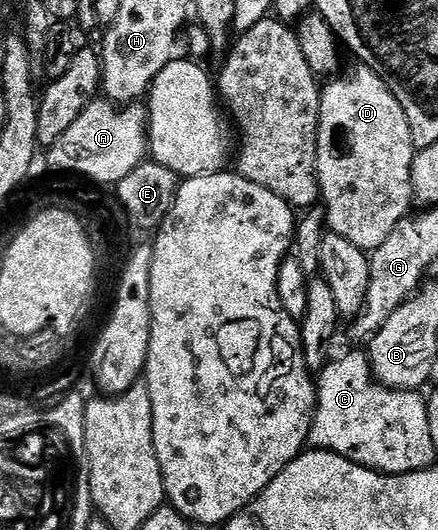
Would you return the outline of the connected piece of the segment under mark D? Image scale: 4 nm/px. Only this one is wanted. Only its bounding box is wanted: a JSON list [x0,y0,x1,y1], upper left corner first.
[315,67,417,251]

